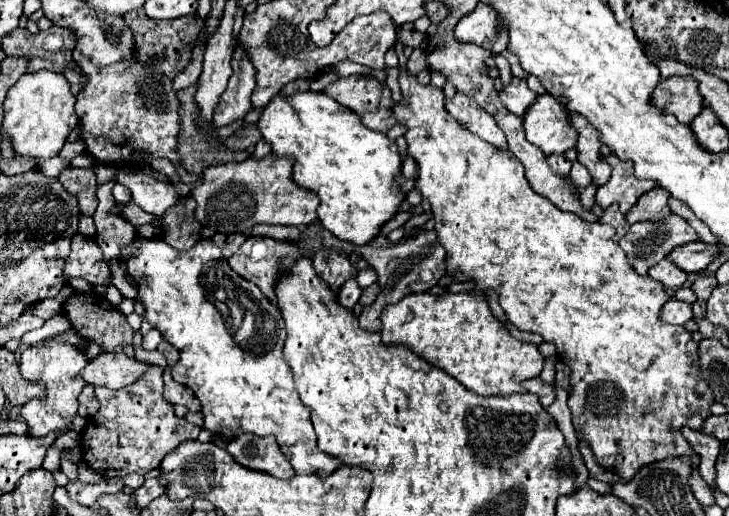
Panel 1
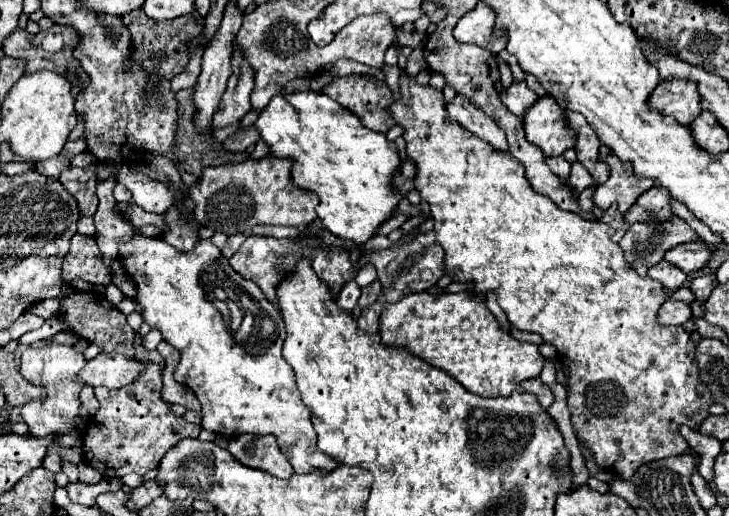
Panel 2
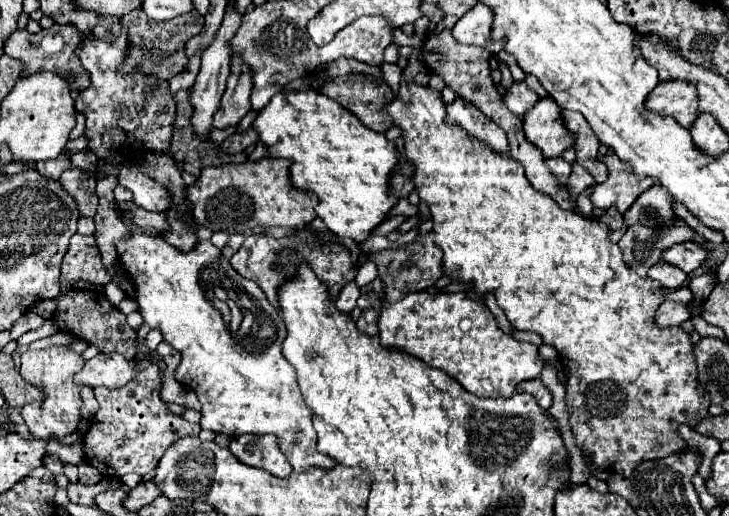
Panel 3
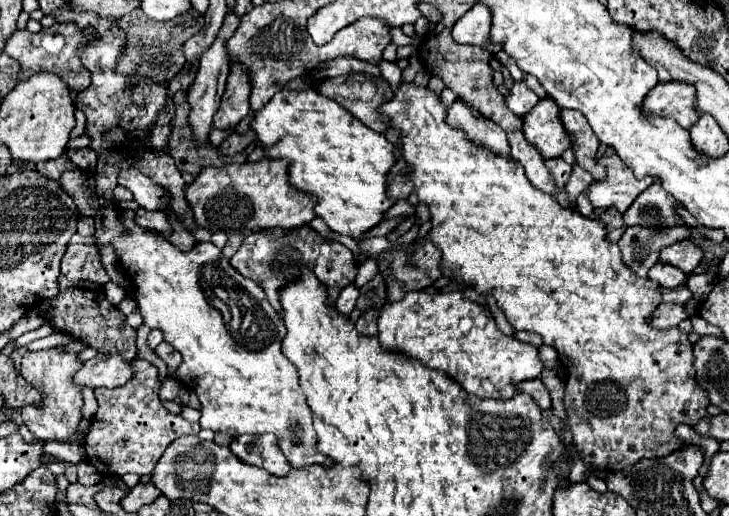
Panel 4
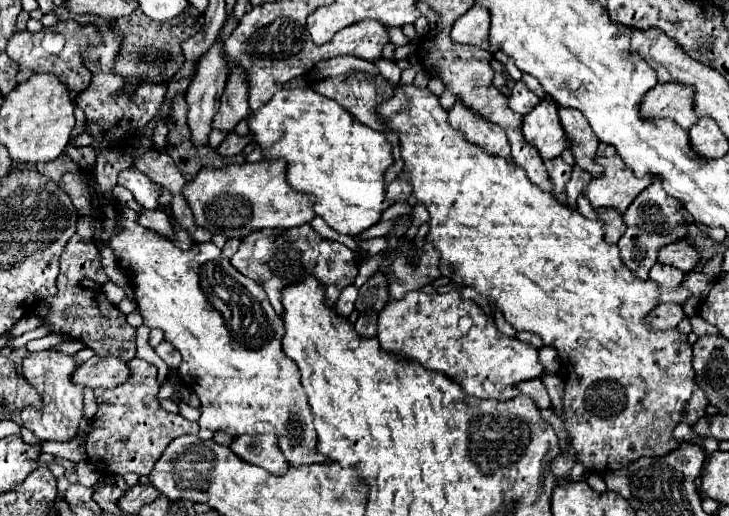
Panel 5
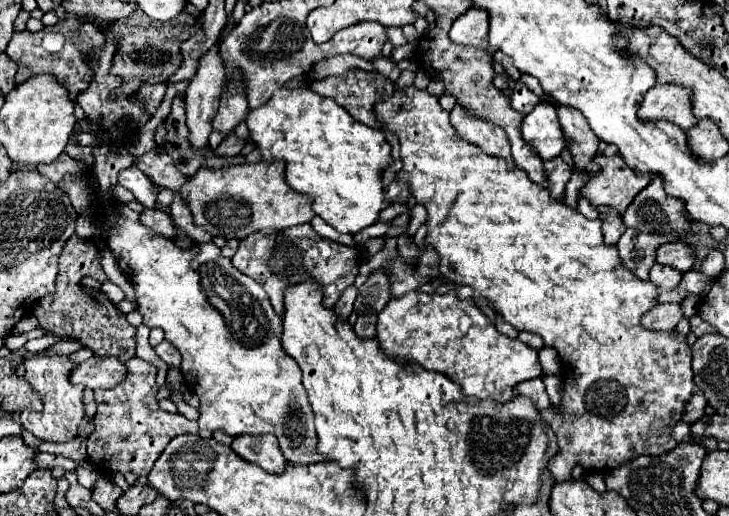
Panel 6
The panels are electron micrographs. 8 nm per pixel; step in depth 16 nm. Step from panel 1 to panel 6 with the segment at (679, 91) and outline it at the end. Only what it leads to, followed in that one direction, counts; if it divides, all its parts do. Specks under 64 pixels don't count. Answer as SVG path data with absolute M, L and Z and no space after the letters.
M664 84L664 86L650 88L644 94L644 100L638 110L638 118L642 122L672 120L672 124L680 126L684 132L688 132L698 122L692 116L690 90L676 86L676 84Z

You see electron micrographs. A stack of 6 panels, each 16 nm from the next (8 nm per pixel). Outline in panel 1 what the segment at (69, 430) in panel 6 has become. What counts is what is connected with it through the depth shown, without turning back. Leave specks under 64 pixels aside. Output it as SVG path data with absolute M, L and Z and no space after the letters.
M48 338L44 346L40 348L26 348L20 356L20 374L30 382L42 382L46 388L44 398L34 398L28 404L22 406L22 418L26 420L32 436L46 436L48 432L68 432L74 416L78 414L78 396L82 388L86 386L84 380L80 380L78 372L86 366L86 358L82 352L74 350L70 344L60 344L54 338Z

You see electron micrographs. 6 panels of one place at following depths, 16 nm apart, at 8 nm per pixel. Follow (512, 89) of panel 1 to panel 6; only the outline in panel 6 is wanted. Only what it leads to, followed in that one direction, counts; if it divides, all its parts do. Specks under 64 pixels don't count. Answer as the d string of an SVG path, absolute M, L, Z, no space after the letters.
M516 84L516 88L514 88L514 94L512 94L512 98L510 98L510 104L512 104L512 108L516 108L518 112L522 112L522 114L528 114L528 112L532 112L532 108L536 106L540 102L540 98L534 94L534 92L530 92L524 84Z

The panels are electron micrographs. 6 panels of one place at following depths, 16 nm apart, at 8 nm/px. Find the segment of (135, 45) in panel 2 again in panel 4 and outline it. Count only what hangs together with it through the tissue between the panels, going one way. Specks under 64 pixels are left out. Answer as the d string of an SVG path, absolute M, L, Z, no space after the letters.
M190 8L188 12L176 16L168 22L150 20L148 16L144 16L144 12L134 10L128 18L118 20L120 30L126 34L126 44L124 44L122 56L116 64L116 72L126 78L142 76L142 78L152 78L156 82L172 80L172 76L176 76L182 70L182 66L186 64L182 44L188 38L192 38L196 32L200 32L202 24L204 24L204 18L196 8Z

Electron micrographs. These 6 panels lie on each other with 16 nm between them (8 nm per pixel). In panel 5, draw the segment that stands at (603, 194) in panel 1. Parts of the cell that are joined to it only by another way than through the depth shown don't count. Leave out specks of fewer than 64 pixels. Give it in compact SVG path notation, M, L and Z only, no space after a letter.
M618 154L610 158L598 156L596 162L604 166L604 174L594 176L582 190L582 194L596 208L610 206L622 214L632 204L632 200L652 182L652 176L636 178L636 174L624 164Z

